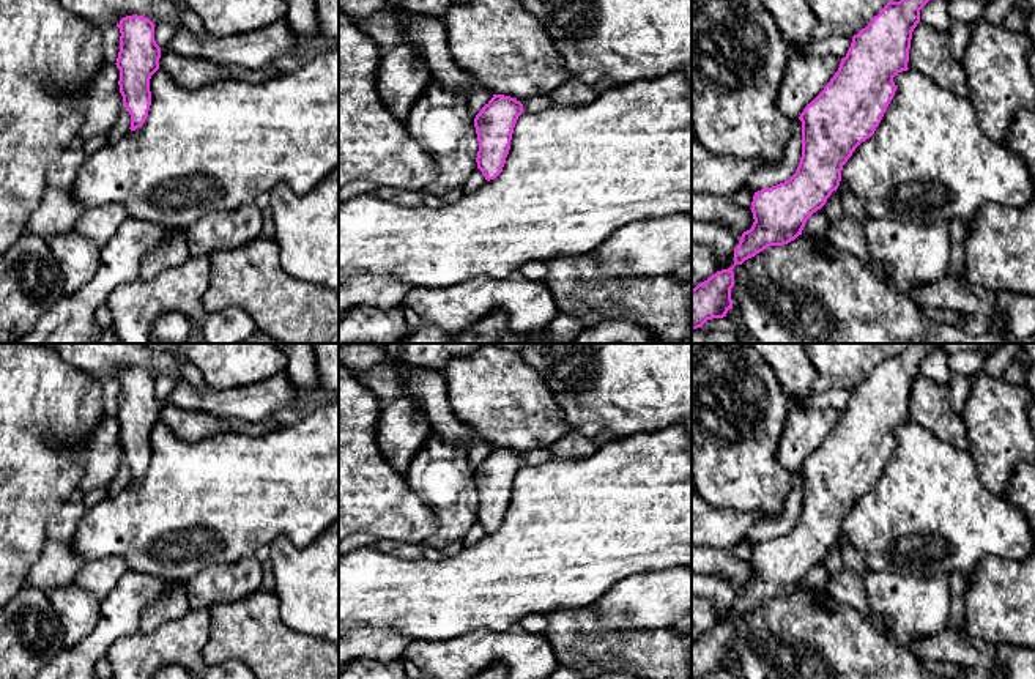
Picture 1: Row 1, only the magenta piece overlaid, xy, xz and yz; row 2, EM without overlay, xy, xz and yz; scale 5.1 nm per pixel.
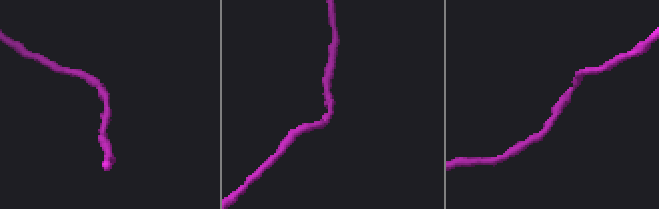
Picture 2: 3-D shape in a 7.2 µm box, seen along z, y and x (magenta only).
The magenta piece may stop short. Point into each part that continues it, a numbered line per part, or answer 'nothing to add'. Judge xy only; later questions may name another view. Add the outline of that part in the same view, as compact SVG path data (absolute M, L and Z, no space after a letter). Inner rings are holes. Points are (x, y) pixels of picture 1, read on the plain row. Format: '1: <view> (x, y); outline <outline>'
nothing to add

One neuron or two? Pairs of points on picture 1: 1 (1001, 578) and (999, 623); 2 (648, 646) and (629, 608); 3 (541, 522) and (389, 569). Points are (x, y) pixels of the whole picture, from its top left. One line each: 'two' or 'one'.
1: one
2: two
3: one

